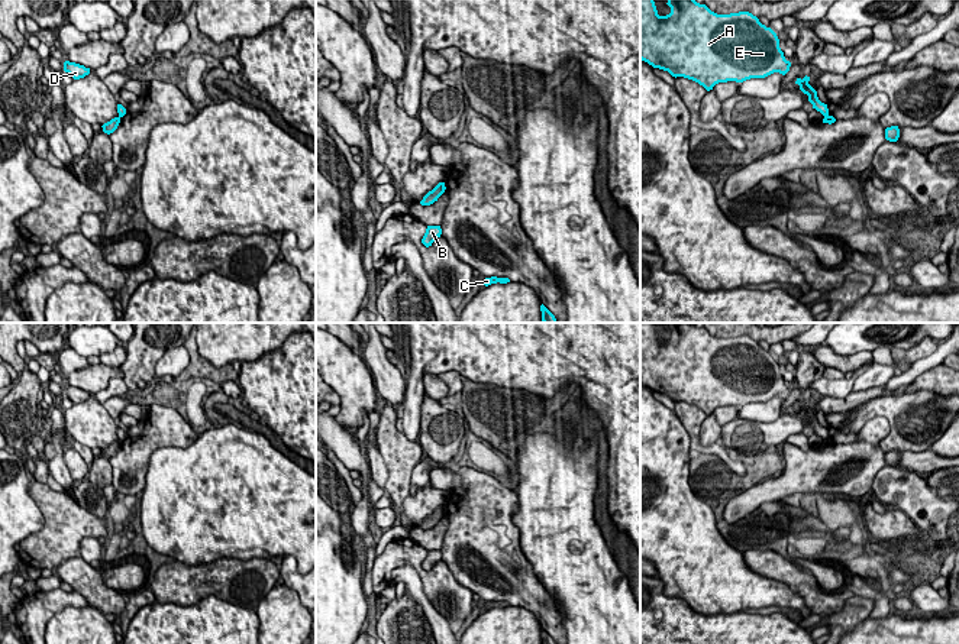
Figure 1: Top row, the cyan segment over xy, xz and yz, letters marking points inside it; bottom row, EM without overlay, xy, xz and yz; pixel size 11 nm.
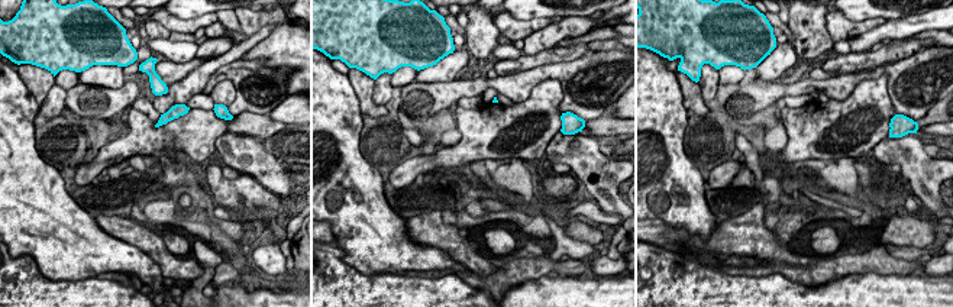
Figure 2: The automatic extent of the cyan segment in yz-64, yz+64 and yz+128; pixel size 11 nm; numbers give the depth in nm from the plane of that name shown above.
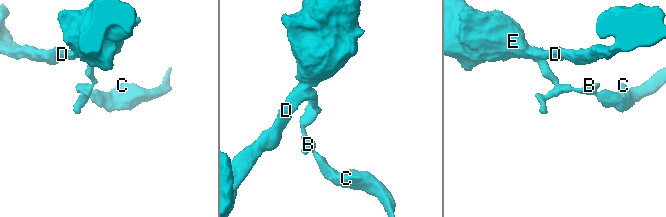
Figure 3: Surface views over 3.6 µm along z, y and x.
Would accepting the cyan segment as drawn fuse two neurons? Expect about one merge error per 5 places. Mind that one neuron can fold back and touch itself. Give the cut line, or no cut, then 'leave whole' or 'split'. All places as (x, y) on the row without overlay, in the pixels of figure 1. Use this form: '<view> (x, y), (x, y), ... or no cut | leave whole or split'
yz (827, 439), (825, 442) | split

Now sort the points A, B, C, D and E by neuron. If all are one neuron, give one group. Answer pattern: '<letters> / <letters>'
A D E / B C

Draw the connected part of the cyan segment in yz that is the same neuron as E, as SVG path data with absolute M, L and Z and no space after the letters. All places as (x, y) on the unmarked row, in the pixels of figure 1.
M640 323L640 384L703 410L707 415L719 407L743 407L774 397L785 399L791 386L779 372L776 357L749 336L717 339L694 323L668 323L671 337L659 340L653 323Z

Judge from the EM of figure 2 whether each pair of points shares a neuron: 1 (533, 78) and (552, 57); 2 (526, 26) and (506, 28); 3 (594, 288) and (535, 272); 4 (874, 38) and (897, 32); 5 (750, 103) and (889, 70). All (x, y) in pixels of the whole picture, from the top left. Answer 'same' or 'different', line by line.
1: different
2: same
3: different
4: same
5: same

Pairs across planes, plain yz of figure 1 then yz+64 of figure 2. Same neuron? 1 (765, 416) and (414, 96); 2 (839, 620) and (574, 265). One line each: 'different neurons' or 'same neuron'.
1: different neurons
2: same neuron

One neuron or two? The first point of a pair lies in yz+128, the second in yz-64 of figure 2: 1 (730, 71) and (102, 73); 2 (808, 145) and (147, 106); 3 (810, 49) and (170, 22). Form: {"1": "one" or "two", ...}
{"1": "two", "2": "two", "3": "two"}

